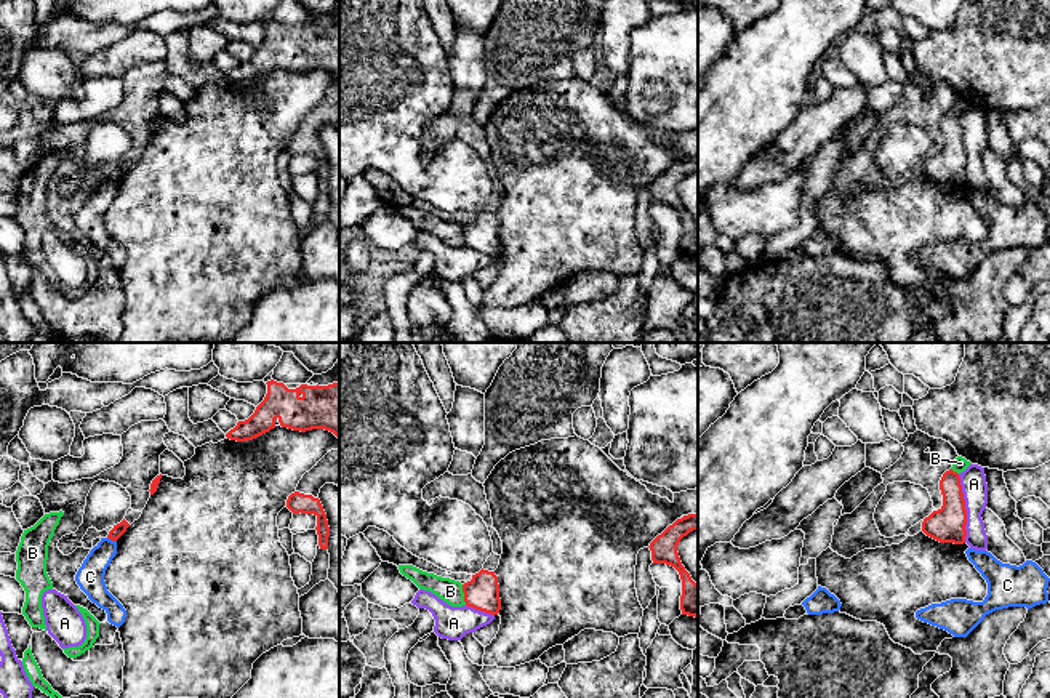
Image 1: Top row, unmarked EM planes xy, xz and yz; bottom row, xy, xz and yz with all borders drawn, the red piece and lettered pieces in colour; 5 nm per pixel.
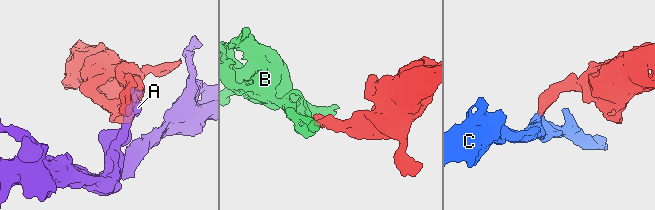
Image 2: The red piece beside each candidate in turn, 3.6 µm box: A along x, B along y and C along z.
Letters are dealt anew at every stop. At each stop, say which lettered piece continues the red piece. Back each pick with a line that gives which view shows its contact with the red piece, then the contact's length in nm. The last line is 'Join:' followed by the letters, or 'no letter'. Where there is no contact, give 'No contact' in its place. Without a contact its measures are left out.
Join: no letter

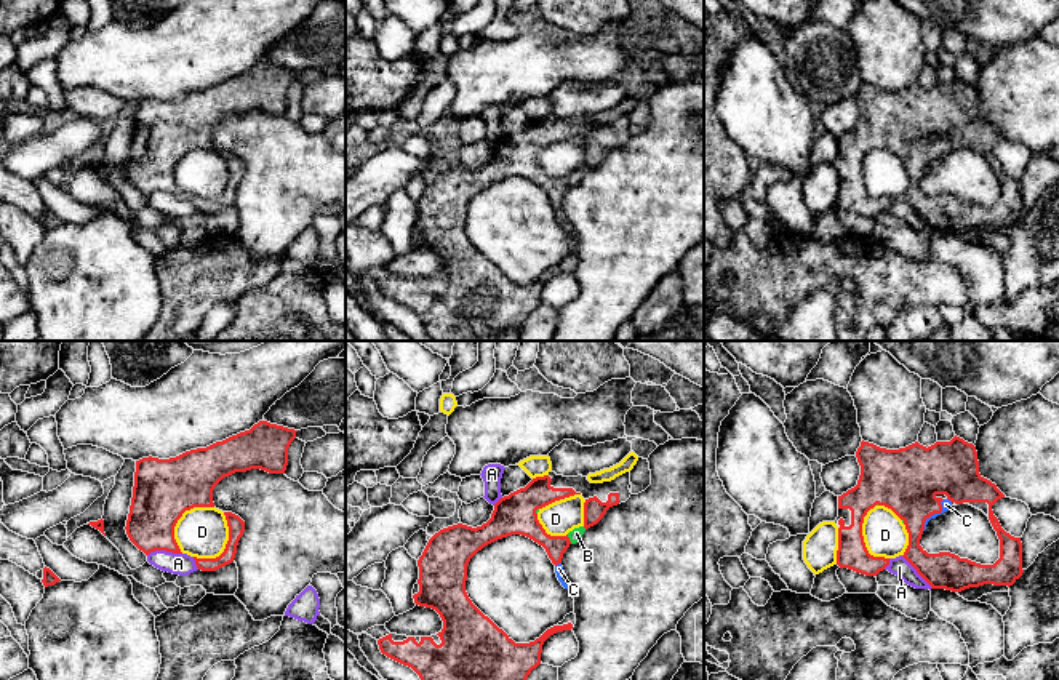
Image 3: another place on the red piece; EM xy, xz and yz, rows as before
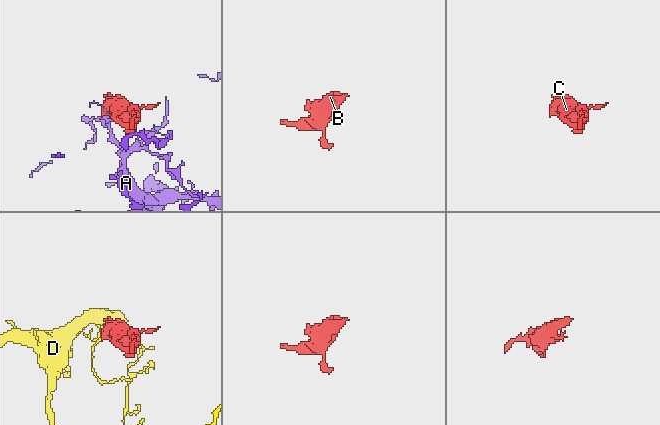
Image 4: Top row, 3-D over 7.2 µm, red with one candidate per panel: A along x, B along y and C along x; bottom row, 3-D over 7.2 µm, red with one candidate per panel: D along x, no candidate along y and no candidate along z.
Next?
B: Touches red in xz. Shared border 50 nm
C: Touches red in yz. Shared border 200 nm
Join: B, C

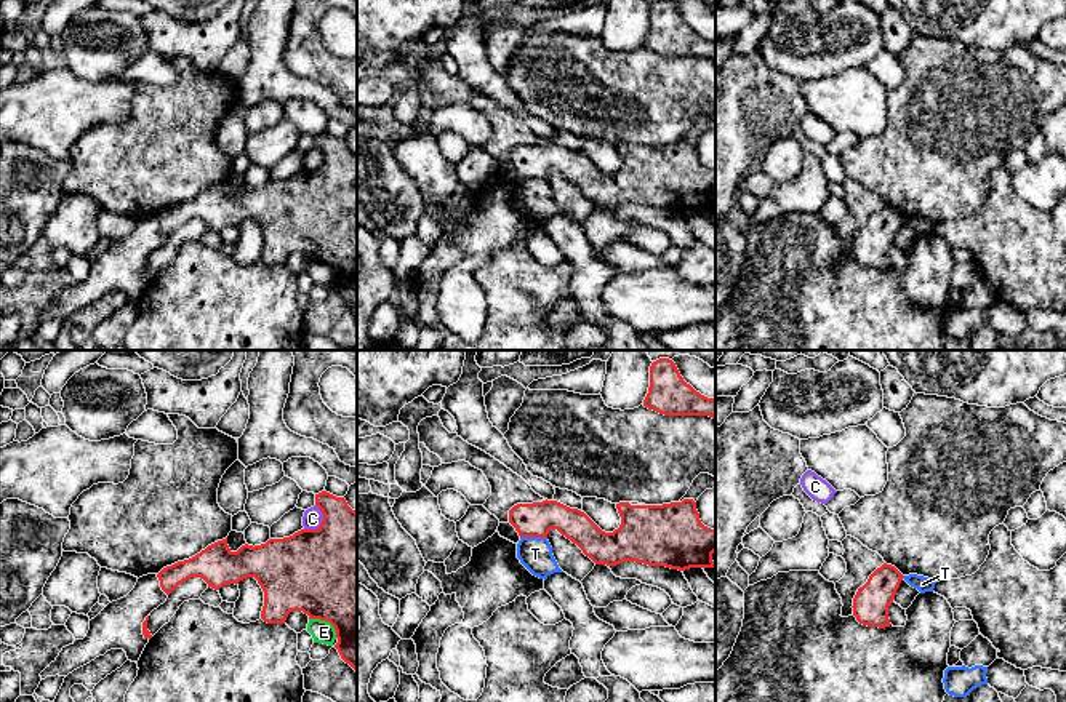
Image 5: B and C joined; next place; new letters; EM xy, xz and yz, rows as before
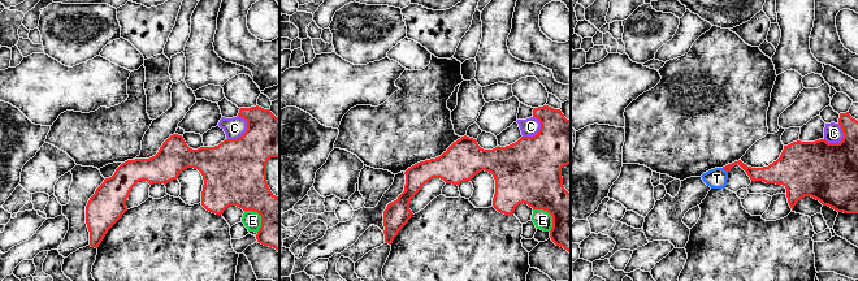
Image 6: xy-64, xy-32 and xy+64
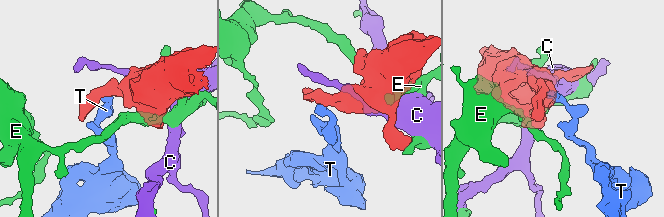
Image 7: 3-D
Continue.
Join: no letter

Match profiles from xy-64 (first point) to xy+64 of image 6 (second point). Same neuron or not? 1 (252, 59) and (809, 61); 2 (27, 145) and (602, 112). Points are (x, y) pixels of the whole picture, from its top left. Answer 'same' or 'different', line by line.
1: different
2: different

